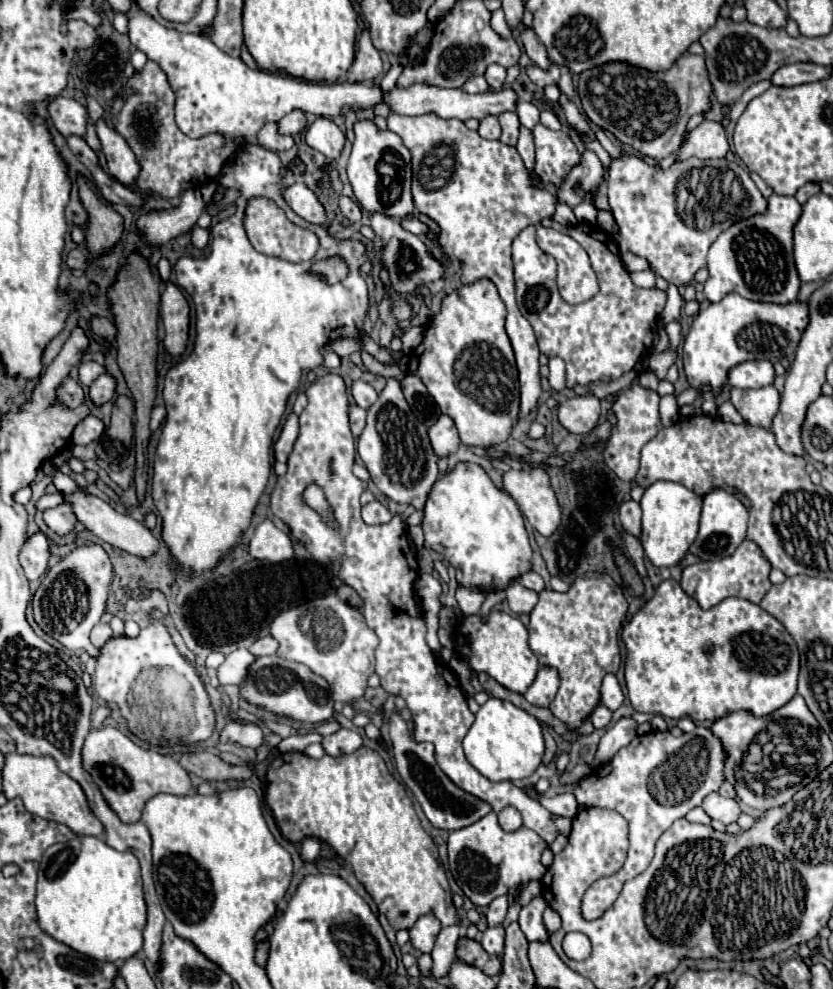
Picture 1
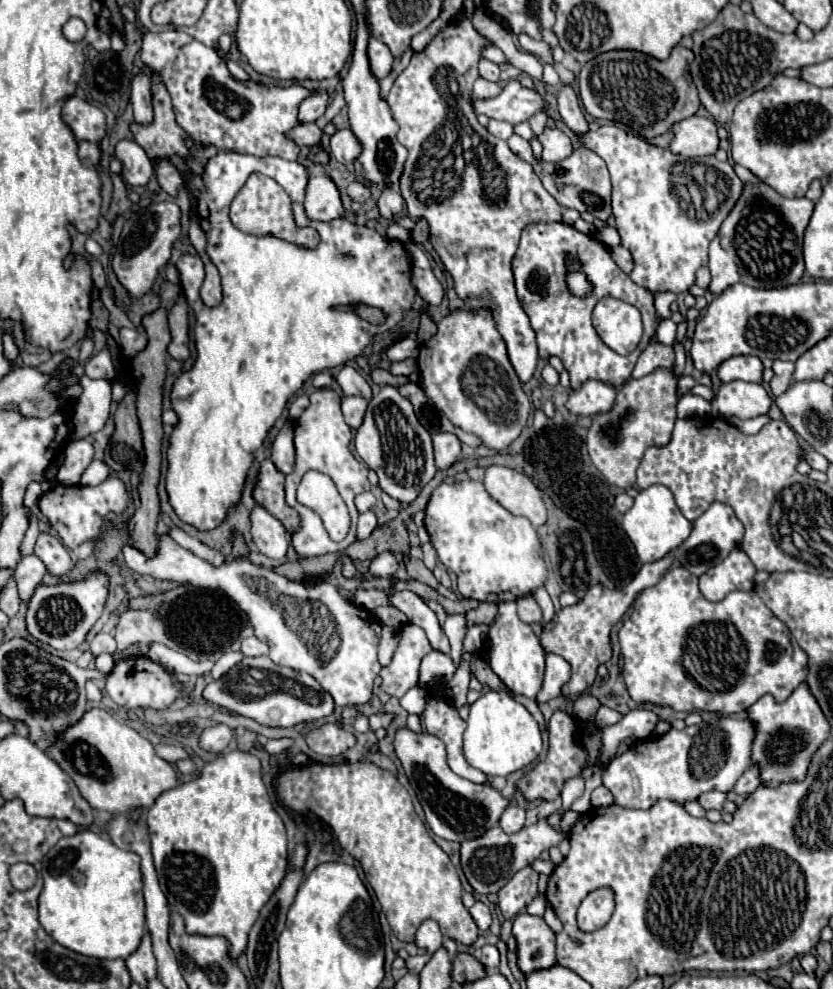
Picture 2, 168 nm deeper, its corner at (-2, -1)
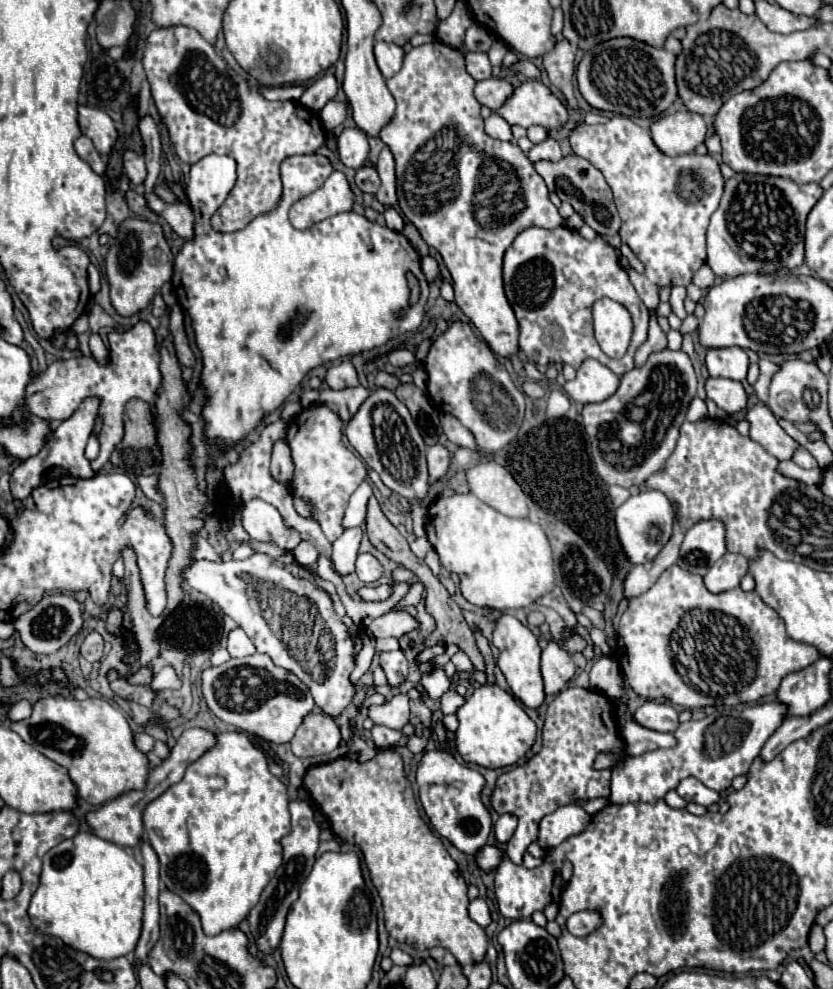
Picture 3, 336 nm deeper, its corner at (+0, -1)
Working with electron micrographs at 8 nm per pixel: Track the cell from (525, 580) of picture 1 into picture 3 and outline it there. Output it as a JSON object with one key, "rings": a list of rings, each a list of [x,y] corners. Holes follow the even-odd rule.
{"rings":[[[550,638],[548,646],[542,650],[542,678],[546,696],[558,694],[568,686],[574,676],[572,658]]]}

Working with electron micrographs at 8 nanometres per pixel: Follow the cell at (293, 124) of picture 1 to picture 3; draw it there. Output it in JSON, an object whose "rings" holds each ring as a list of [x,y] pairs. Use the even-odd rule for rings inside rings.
{"rings":[[[324,74],[322,78],[318,78],[316,82],[312,82],[304,90],[304,94],[300,98],[300,104],[306,106],[308,110],[320,112],[330,100],[334,100],[336,90],[338,90],[338,84],[336,84],[334,74]]]}

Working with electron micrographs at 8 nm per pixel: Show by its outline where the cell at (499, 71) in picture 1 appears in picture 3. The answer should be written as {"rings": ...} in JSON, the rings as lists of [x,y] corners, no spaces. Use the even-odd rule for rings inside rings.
{"rings":[[[468,52],[466,54],[466,70],[474,80],[486,80],[492,76],[492,66],[488,54],[484,52]]]}

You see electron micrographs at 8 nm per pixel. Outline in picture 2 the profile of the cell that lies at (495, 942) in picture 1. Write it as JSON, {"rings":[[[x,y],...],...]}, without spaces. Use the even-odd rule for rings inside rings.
{"rings":[[[484,946],[482,948],[480,964],[484,964],[484,968],[488,972],[496,972],[498,970],[498,960],[500,960],[500,954],[498,954],[498,948],[496,946]]]}

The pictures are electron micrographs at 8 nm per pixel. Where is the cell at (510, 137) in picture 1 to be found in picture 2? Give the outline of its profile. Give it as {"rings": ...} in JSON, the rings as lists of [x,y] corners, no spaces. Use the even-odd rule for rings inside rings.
{"rings":[[[512,134],[508,138],[508,146],[516,156],[520,156],[522,160],[532,164],[532,168],[538,174],[538,178],[542,180],[544,188],[558,200],[558,204],[562,204],[566,208],[574,208],[578,212],[590,212],[594,218],[598,218],[602,222],[608,222],[608,218],[612,216],[612,206],[610,206],[612,186],[610,186],[608,168],[604,166],[604,160],[598,154],[592,154],[592,150],[584,150],[580,146],[568,158],[564,158],[562,162],[548,164],[544,160],[536,160],[530,144],[516,134]]]}

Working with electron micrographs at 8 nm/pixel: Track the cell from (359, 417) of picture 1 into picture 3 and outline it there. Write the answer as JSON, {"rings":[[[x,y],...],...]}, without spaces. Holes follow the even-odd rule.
{"rings":[[[356,386],[356,388],[346,388],[346,390],[330,390],[324,388],[320,390],[320,402],[324,406],[328,406],[330,410],[334,410],[344,422],[348,422],[356,412],[358,406],[362,406],[362,402],[368,398],[368,390],[364,386]]]}

